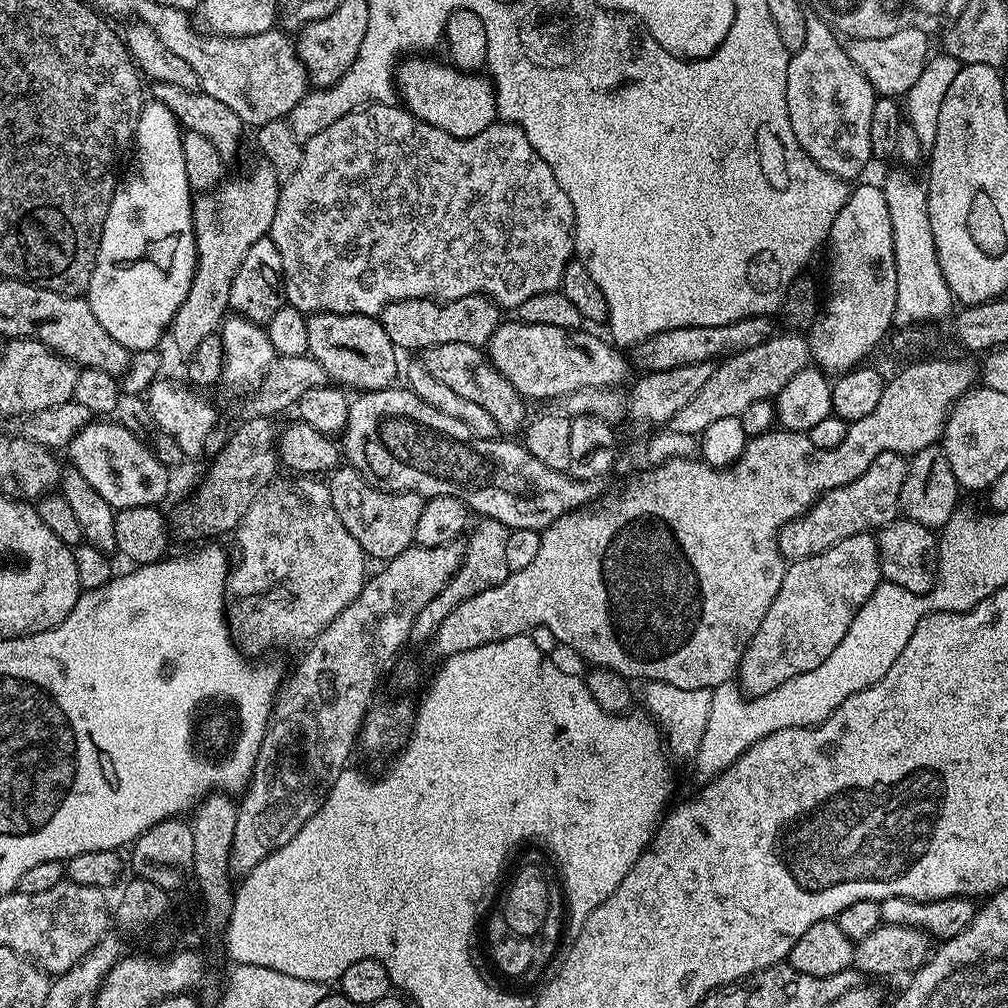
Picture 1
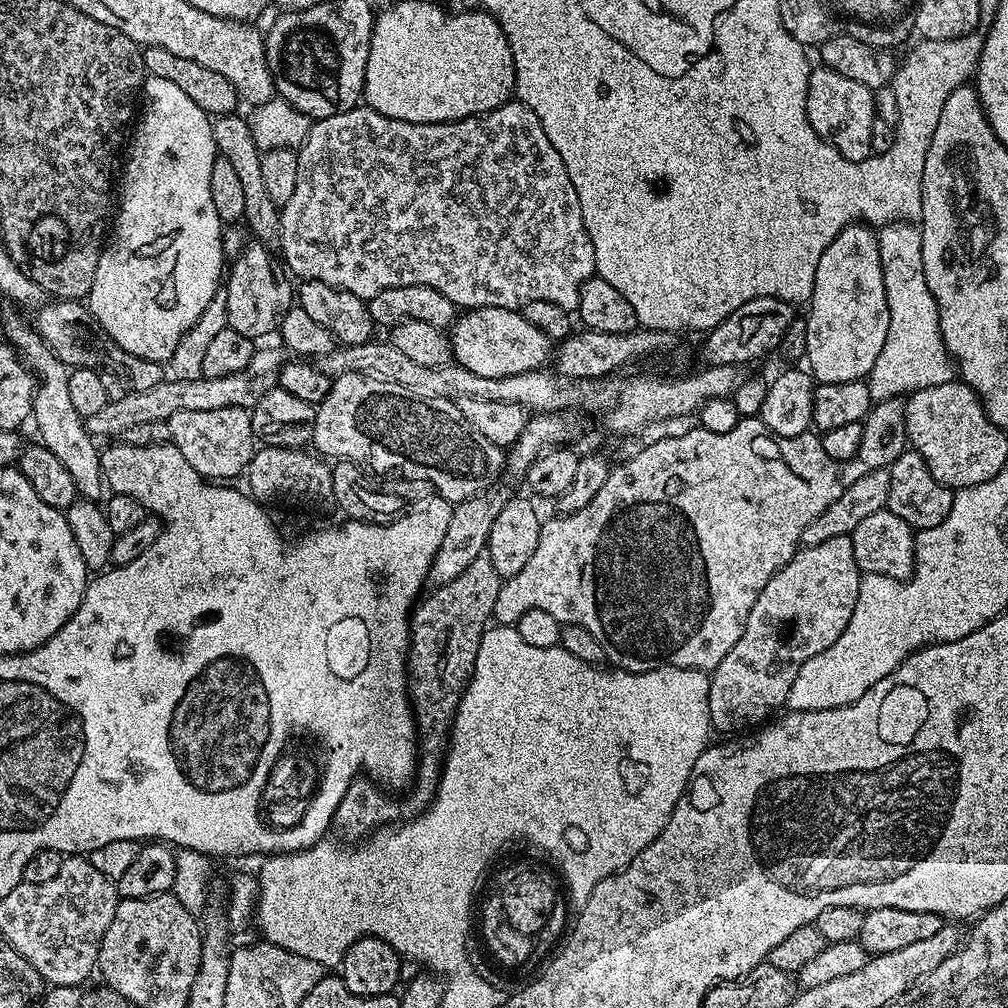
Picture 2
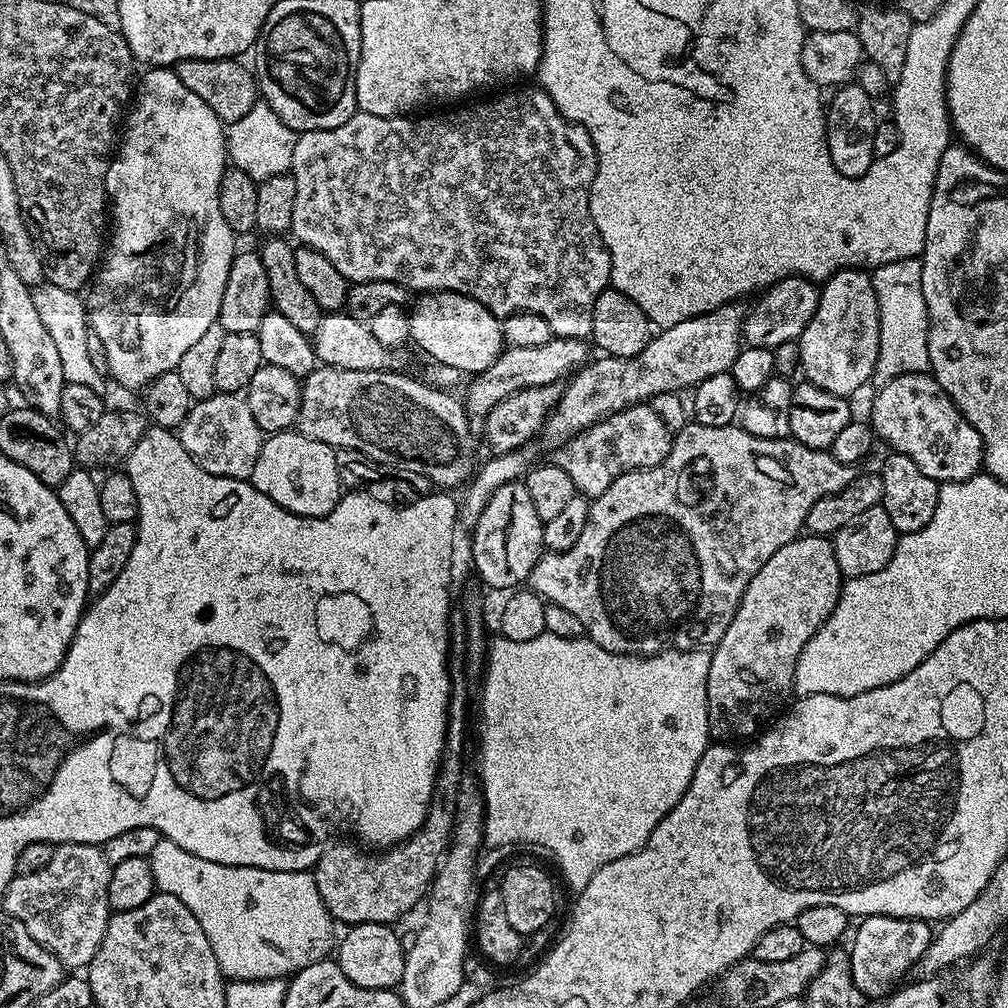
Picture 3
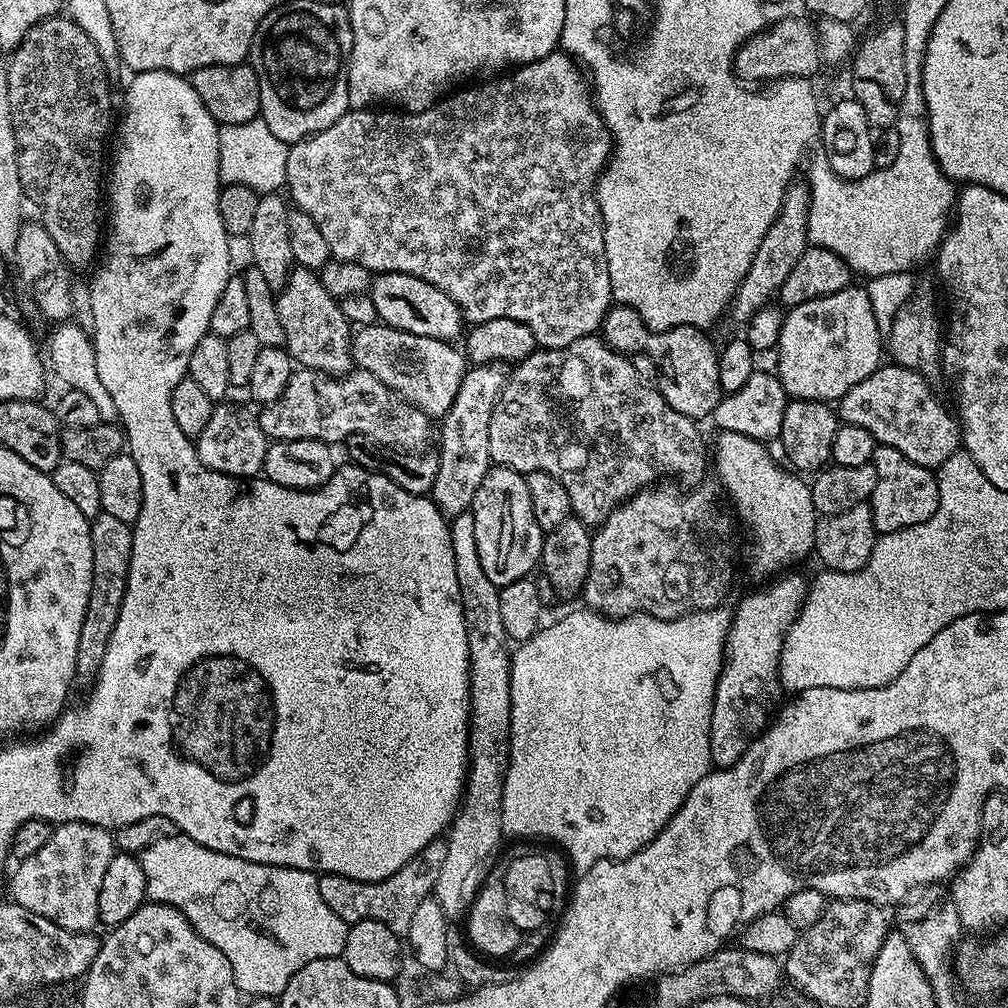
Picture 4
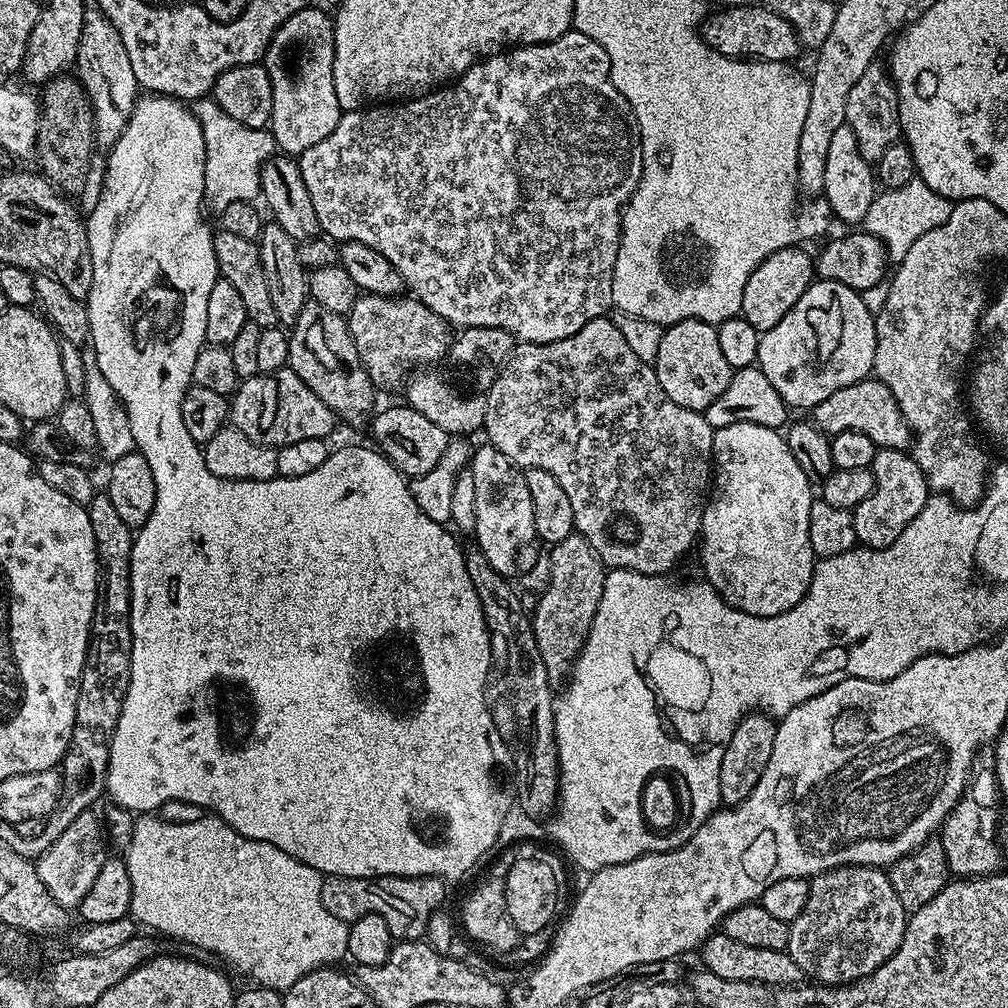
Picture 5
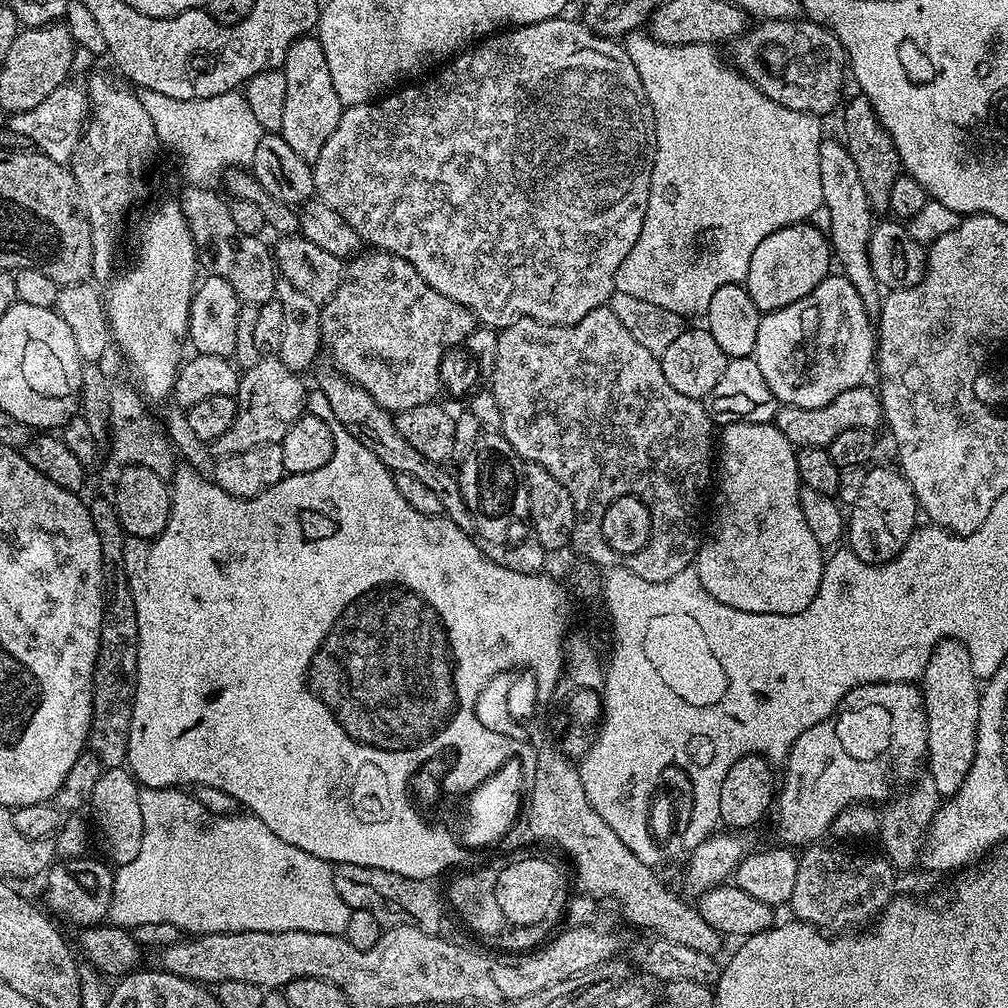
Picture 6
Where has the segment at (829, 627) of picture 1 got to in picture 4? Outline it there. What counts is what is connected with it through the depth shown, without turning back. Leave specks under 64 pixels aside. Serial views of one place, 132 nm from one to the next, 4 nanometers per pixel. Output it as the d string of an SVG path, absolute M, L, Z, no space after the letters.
M792 570L787 574L777 575L771 582L765 584L768 584L765 588L760 588L757 592L741 598L740 605L732 612L732 625L728 627L728 639L724 641L724 665L716 683L710 718L710 754L716 768L728 768L734 762L738 762L738 758L746 754L752 741L768 727L781 703L780 655L782 646L788 627L796 621L796 616L808 597L809 581L803 580L796 570Z

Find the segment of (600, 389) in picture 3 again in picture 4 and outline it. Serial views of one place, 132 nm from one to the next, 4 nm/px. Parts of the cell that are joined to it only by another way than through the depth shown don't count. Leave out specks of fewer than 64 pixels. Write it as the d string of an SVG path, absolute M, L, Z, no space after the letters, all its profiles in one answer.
M793 182L784 191L780 213L776 215L770 230L766 230L766 238L762 238L762 246L758 246L750 262L750 270L746 270L732 298L730 316L732 312L733 318L740 323L740 326L746 325L756 311L767 305L779 293L782 282L786 282L790 270L794 270L798 258L802 258L802 254L810 246L808 215L811 201L812 189L807 183Z

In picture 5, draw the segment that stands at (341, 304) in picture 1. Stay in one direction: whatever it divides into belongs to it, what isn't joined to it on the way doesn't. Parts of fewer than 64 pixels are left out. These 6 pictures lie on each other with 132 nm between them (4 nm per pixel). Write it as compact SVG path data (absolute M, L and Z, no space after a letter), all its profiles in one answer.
M569 30L545 44L525 44L511 50L485 56L480 63L470 66L470 70L466 70L455 80L433 91L425 92L422 96L408 98L403 102L384 102L379 106L368 106L363 110L343 113L338 126L334 126L334 130L330 130L330 134L326 138L322 138L322 142L310 146L310 150L303 152L298 157L298 163L302 170L302 182L306 182L306 194L310 194L310 202L314 202L314 214L318 214L321 233L336 242L346 240L362 242L373 248L378 254L382 254L382 258L386 258L386 262L390 262L394 266L394 270L398 270L398 274L402 274L404 283L410 292L412 288L411 295L426 306L430 306L430 310L434 310L434 314L438 314L448 321L449 325L455 326L457 329L473 328L474 326L498 326L511 332L517 341L545 344L562 338L570 338L570 334L578 334L578 330L582 330L582 326L586 326L586 322L605 315L609 311L607 308L613 307L612 271L620 249L620 223L624 217L624 208L628 205L642 178L640 129L636 126L636 119L626 102L626 98L622 98L622 94L614 86L610 74L610 58L606 54L606 50L602 50L602 46L598 46L598 42L594 42L594 38L590 38L586 34Z

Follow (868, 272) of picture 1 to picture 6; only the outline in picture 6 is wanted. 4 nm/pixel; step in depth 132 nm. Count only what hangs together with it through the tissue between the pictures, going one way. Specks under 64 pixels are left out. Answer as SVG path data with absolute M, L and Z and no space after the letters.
M829 274L792 305L763 313L756 331L758 370L781 405L826 406L842 390L859 388L867 381L875 355L873 317L864 309L858 290L842 274Z

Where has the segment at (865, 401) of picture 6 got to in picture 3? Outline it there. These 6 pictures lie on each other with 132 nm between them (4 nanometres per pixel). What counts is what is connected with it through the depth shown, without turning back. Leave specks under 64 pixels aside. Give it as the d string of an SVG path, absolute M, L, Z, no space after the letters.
M922 372L902 374L886 382L886 386L876 388L874 394L876 397L872 400L872 416L870 415L872 431L881 441L885 440L889 444L892 452L906 454L906 458L910 458L910 462L914 462L914 466L918 466L918 470L926 474L926 478L934 478L940 484L949 484L962 482L981 471L984 463L984 443L978 430L974 430L974 426L966 422L958 406L954 406L946 390L938 386L932 375Z

